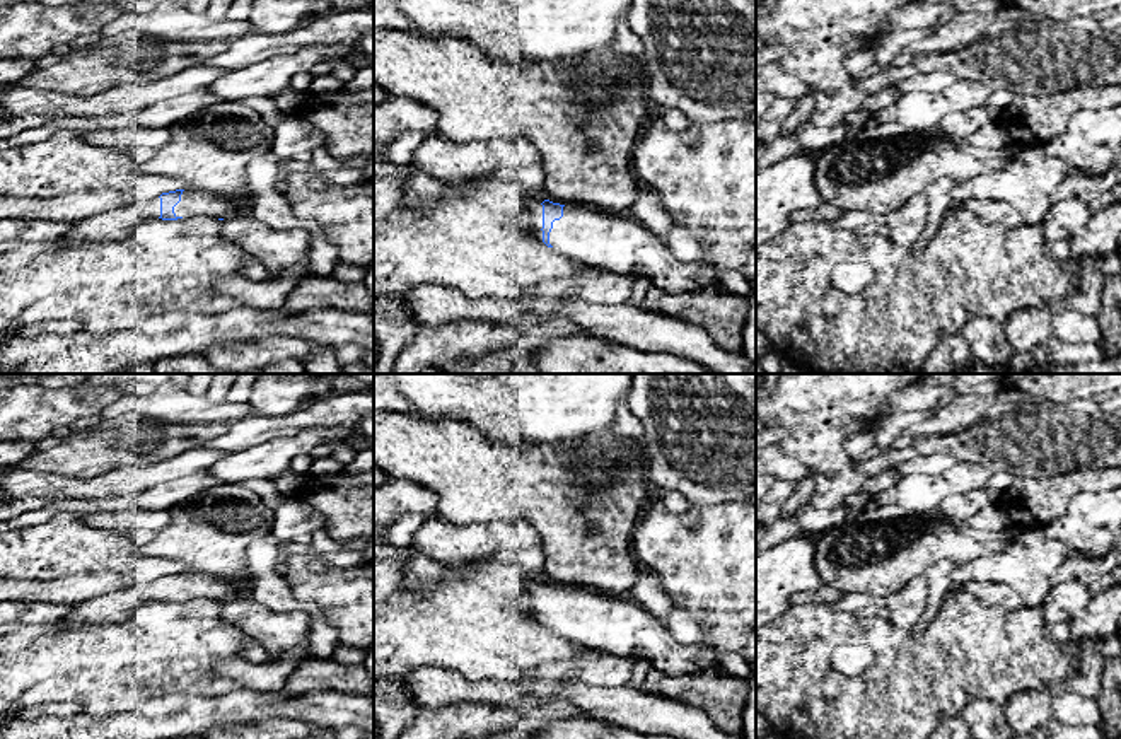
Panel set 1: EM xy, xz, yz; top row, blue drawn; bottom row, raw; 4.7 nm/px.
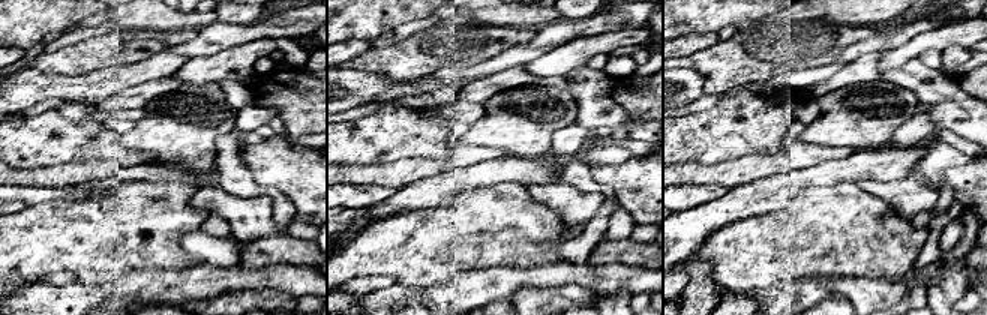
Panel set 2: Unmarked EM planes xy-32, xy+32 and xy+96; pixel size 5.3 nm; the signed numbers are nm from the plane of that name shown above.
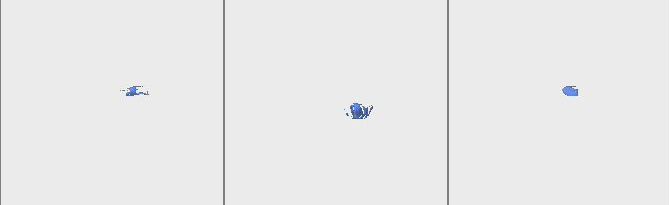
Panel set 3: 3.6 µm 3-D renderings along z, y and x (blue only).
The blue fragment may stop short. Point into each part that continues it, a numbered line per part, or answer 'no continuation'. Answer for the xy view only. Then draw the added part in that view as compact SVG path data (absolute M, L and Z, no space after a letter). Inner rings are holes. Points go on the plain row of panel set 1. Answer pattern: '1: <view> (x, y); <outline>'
1: xy (191, 584); M184 572L181 584L174 589L176 599L208 597L215 601L234 601L244 594L237 582L217 575Z
2: xy (116, 606); M160 580L131 584L72 608L63 625L109 625L128 620L142 604L160 599Z

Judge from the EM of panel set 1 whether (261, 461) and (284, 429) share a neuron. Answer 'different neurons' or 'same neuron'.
different neurons

